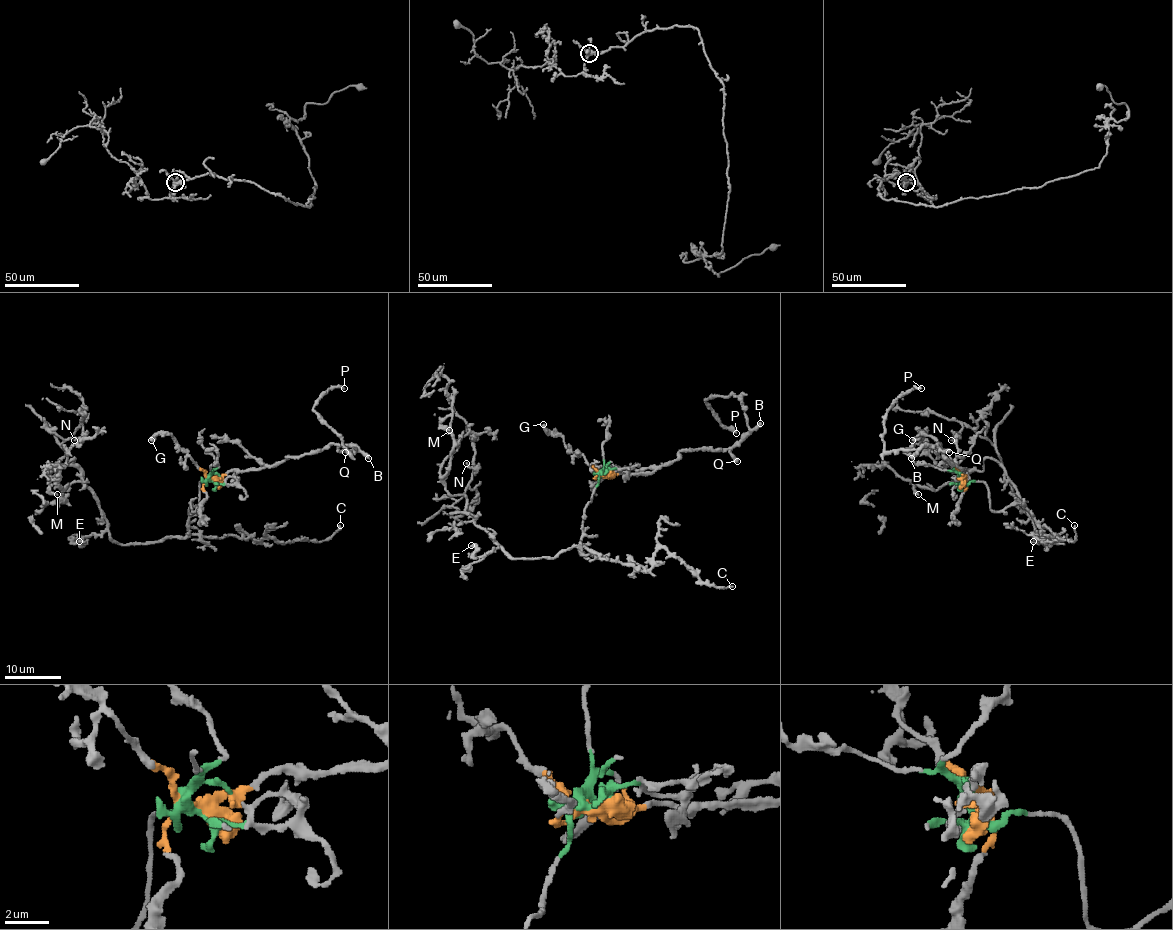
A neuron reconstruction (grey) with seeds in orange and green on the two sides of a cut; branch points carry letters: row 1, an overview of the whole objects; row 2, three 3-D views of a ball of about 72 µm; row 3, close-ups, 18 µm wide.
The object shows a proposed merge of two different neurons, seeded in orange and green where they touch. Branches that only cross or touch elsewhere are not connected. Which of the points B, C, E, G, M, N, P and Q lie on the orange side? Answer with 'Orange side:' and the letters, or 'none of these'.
Orange side: B, G, P, Q

